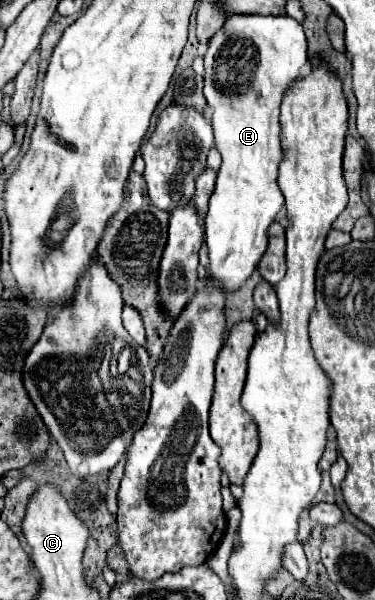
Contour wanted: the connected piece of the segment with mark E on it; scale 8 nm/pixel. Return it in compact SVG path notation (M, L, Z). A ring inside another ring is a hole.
M227 16L223 28L209 40L209 50L205 54L205 98L207 98L207 104L213 112L213 132L215 132L215 148L219 150L219 154L223 156L223 164L221 164L221 170L217 172L217 184L215 184L215 192L209 200L209 210L207 210L207 216L205 216L205 238L207 238L207 246L209 246L209 274L215 282L219 282L225 292L233 292L237 290L249 276L251 272L257 268L257 262L259 258L263 256L263 252L267 250L267 228L271 226L271 222L275 220L277 212L283 208L283 194L277 186L277 168L279 168L279 162L281 162L281 144L279 144L279 134L281 134L281 126L279 126L279 104L281 104L281 98L283 98L283 92L287 90L287 84L291 80L297 80L303 76L303 70L307 66L307 42L305 42L305 32L303 32L303 26L293 20L291 16Z

